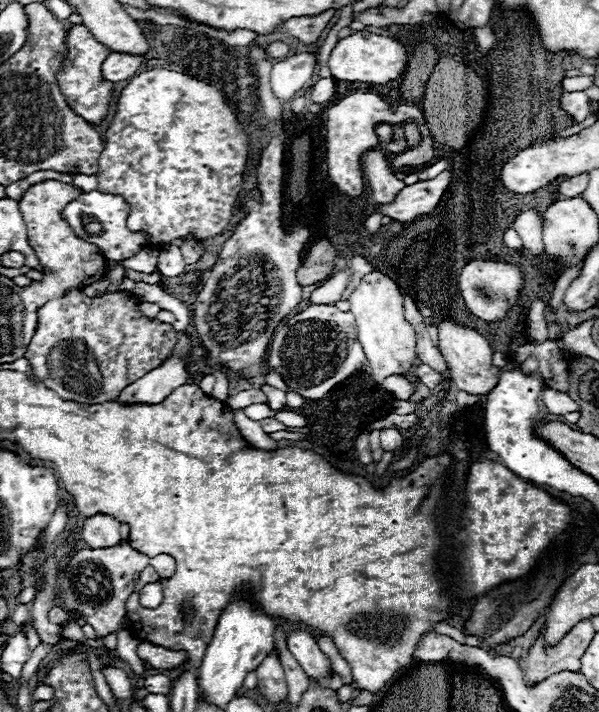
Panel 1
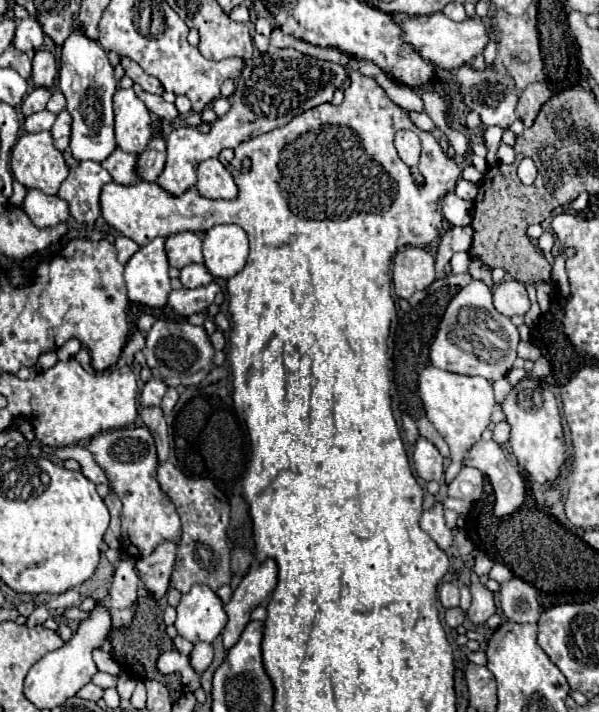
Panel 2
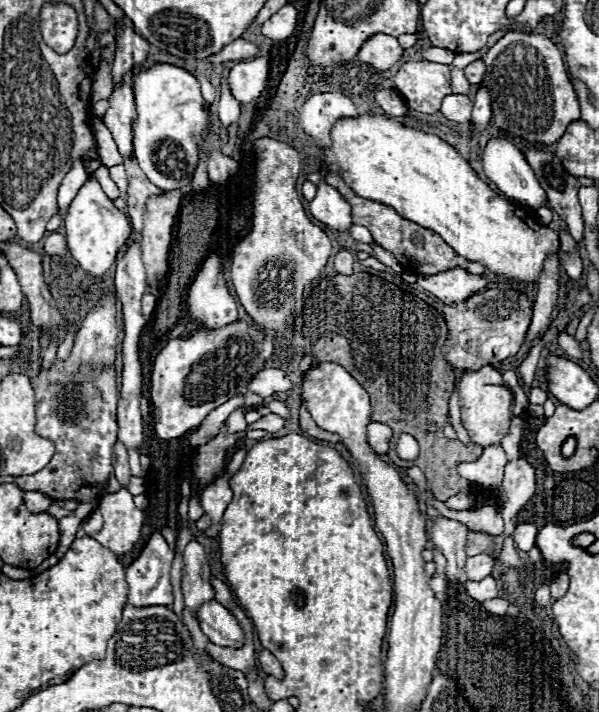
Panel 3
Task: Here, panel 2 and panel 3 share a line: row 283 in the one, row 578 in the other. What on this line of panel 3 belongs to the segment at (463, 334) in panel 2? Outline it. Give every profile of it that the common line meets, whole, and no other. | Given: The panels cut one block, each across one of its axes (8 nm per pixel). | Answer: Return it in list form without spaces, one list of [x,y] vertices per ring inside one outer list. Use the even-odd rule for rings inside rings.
[[[478,554],[478,556],[468,556],[466,558],[466,574],[470,580],[482,580],[492,572],[492,558],[486,554]]]

